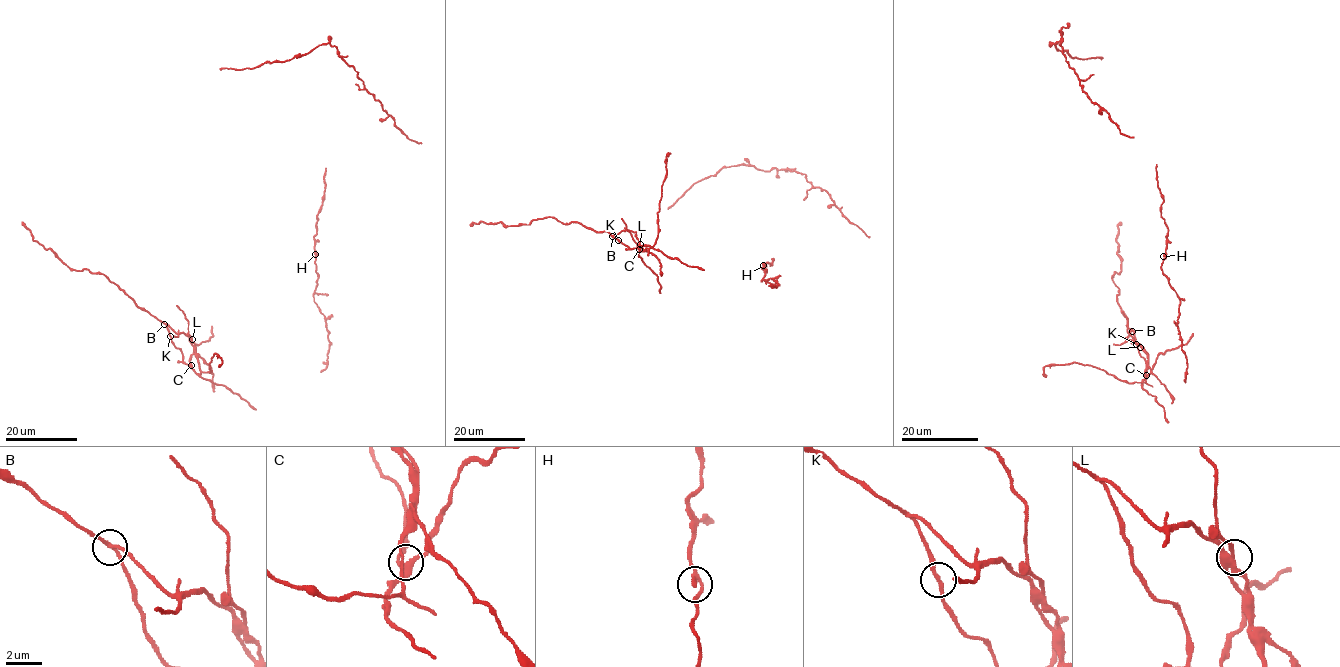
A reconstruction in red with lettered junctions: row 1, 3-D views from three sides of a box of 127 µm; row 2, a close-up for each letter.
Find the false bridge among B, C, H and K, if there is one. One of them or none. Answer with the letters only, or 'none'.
B

